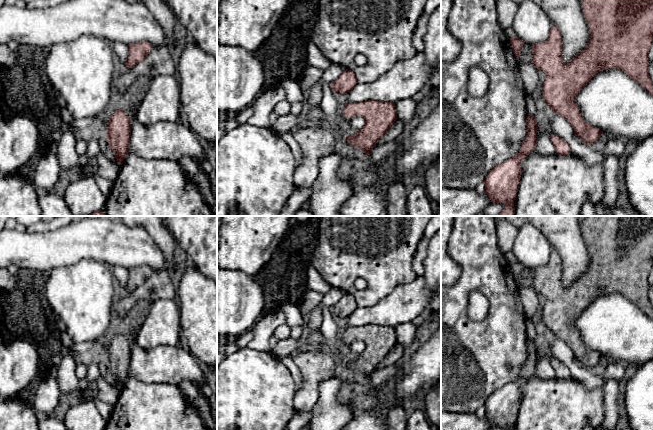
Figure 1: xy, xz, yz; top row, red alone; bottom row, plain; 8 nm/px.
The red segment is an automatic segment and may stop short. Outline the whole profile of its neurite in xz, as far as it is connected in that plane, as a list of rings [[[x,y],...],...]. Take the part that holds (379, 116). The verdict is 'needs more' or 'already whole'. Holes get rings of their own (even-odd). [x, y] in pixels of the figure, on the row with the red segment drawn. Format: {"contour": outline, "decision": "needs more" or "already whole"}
{"contour": [[[377,100],[347,104],[343,115],[347,118],[360,116],[365,119],[362,129],[355,135],[344,136],[343,139],[347,140],[351,146],[361,149],[366,156],[397,120],[395,104]]], "decision": "already whole"}

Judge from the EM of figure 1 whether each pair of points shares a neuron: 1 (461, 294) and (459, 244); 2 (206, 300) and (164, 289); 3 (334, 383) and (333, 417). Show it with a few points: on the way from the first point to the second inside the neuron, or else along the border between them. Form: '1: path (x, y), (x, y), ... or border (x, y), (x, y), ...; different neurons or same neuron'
1: path (467, 282), (467, 256); same neuron
2: border (176, 288), (177, 299); different neurons
3: path (332, 391), (332, 409); same neuron

